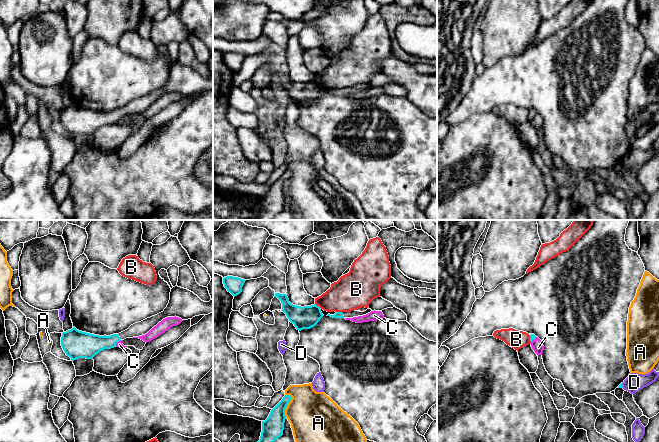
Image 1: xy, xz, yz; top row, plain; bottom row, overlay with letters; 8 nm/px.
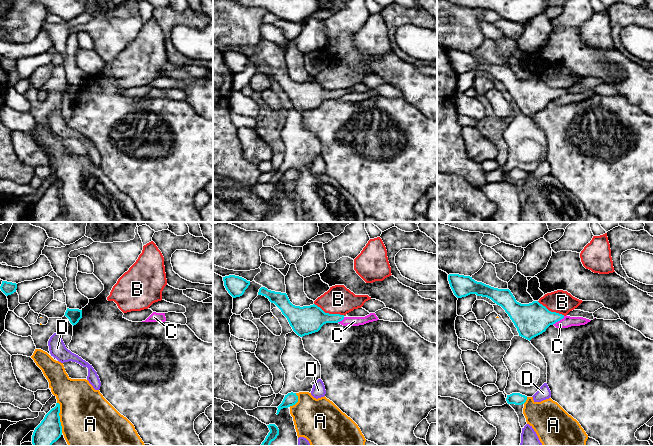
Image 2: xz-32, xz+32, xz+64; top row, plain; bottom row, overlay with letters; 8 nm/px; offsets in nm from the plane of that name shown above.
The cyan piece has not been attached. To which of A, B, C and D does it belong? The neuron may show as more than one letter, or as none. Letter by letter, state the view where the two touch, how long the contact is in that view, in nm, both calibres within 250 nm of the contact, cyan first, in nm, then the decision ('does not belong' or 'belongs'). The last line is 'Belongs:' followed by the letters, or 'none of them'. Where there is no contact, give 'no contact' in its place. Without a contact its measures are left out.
A: xz | 190 nm | 180/400 nm | does not belong
B: xz | 60 nm | 50/300 nm | does not belong
C: xy | 60 nm | 200/50 nm | does not belong
D: yz | 40 nm | 30/150 nm | does not belong
Belongs: none of them

